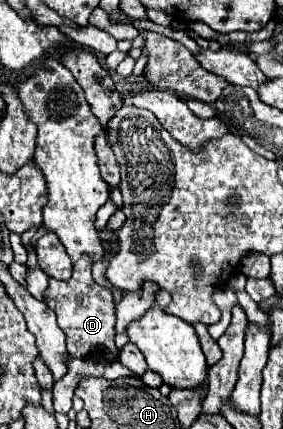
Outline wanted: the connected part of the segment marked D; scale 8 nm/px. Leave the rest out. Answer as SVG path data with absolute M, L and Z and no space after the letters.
M77 262L73 266L73 276L69 282L49 280L49 294L47 300L49 308L57 314L57 324L67 336L67 350L73 358L87 358L93 346L105 346L111 352L119 352L115 348L115 308L113 308L113 294L109 288L95 284L91 278L91 262Z

